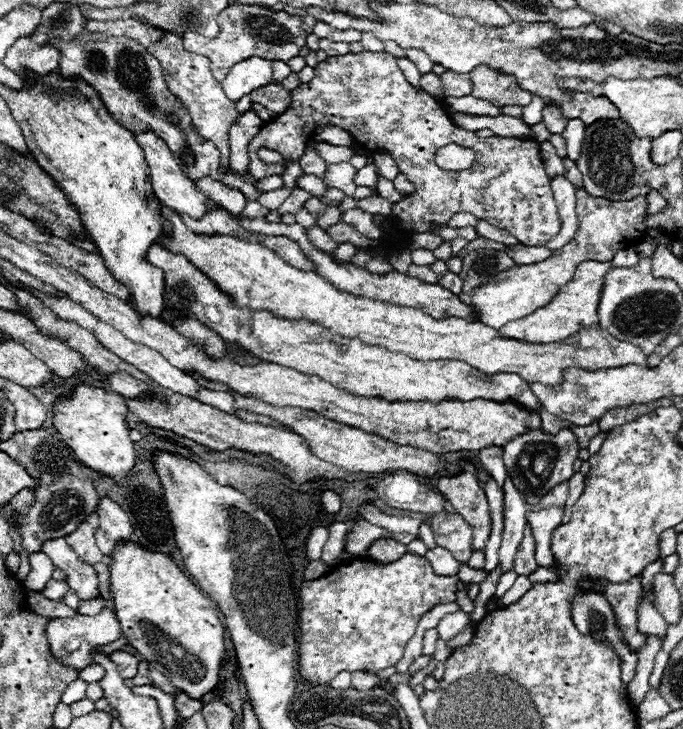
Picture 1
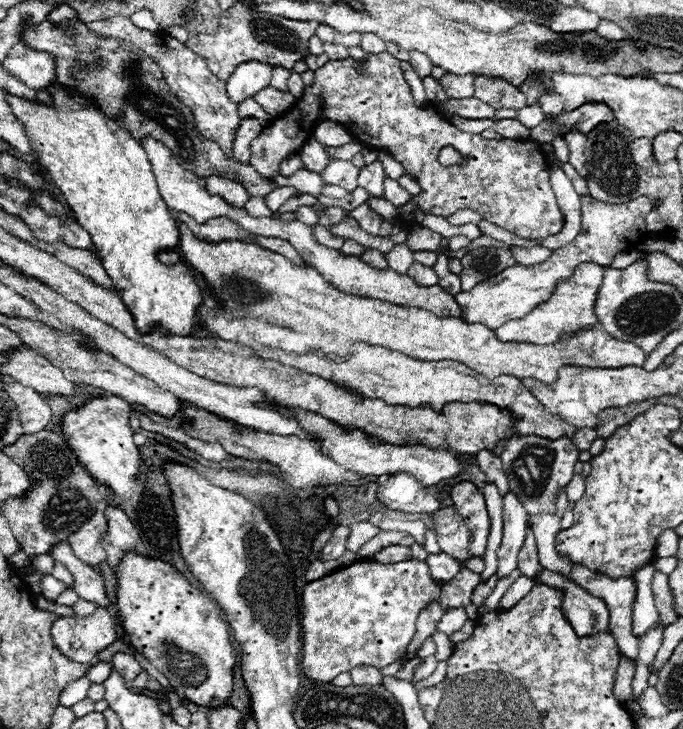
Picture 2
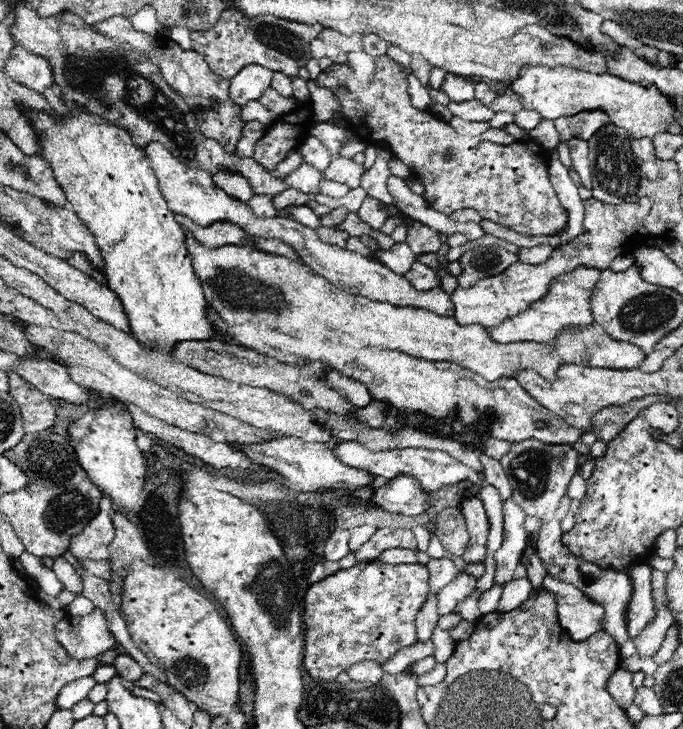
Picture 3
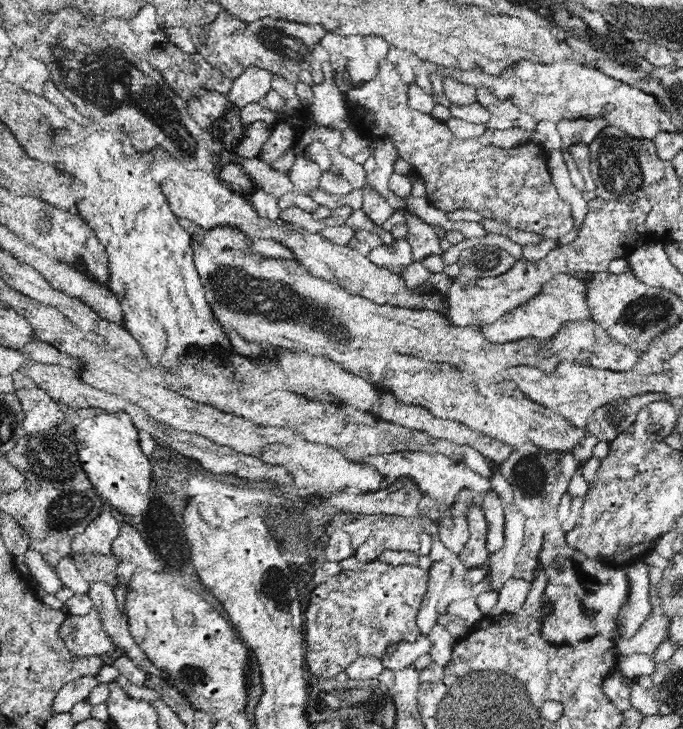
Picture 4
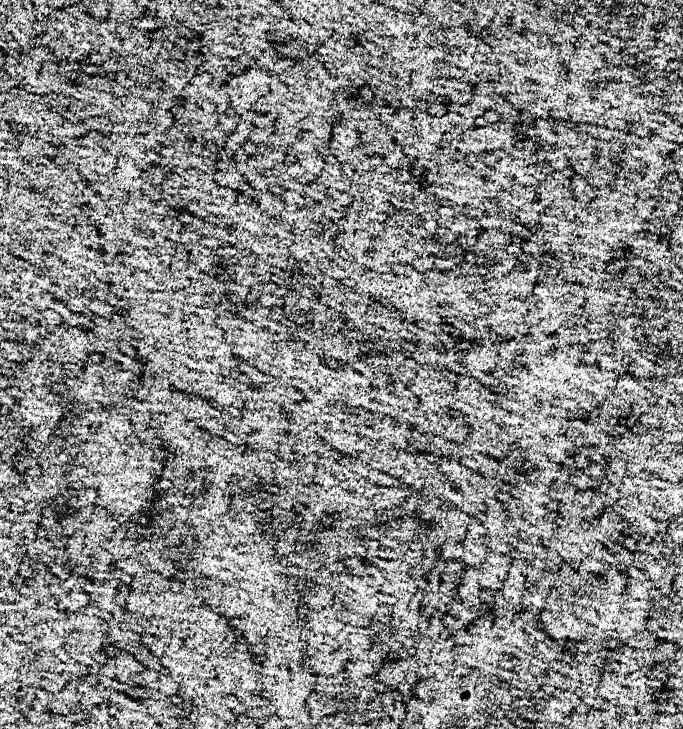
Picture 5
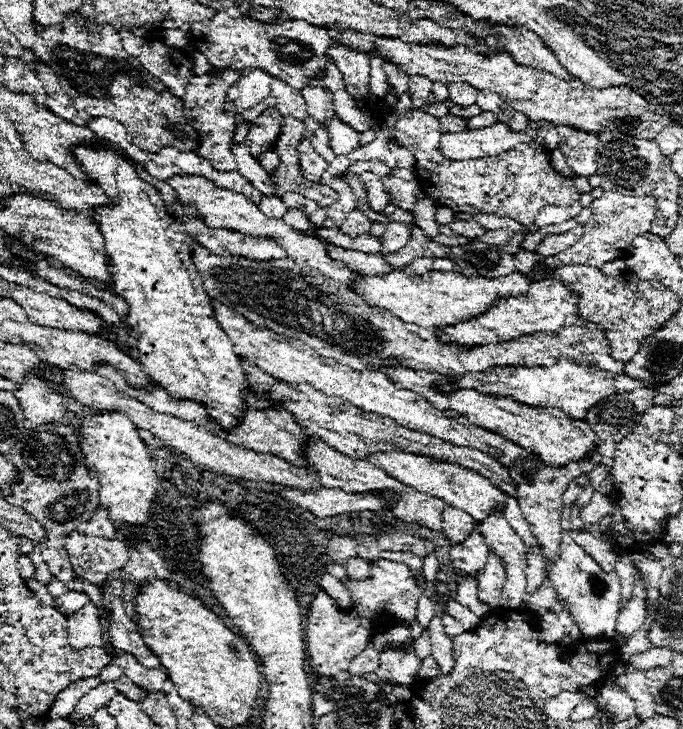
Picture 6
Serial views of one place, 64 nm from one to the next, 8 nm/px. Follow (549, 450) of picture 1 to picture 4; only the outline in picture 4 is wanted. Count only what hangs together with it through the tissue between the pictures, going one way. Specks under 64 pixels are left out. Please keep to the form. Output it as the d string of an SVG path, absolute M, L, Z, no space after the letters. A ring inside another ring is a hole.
M532 442L512 448L508 458L504 458L500 464L496 464L496 462L490 462L490 464L492 464L490 466L492 476L488 476L488 482L490 482L492 490L502 498L504 504L508 504L508 502L512 502L512 488L514 488L514 504L520 506L520 510L526 518L554 516L558 510L560 498L568 490L568 482L570 482L572 474L578 470L578 462L570 450L544 450L544 448L534 446Z

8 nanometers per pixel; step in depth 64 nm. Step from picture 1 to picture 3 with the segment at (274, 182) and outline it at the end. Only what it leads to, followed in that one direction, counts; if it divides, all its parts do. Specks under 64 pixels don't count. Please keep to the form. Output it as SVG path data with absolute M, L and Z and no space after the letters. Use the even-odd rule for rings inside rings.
M302 164L298 166L292 174L288 174L284 178L284 182L290 186L290 188L296 188L300 192L306 192L306 194L318 194L320 192L320 182L322 182L322 176L316 168L308 166L308 164Z

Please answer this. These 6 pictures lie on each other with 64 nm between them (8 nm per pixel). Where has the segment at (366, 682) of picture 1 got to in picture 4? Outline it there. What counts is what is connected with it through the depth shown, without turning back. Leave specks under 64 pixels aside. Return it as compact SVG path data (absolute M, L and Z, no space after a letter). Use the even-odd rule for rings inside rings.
M360 658L346 670L350 680L372 680L378 678L380 672L384 672L384 668L378 658Z

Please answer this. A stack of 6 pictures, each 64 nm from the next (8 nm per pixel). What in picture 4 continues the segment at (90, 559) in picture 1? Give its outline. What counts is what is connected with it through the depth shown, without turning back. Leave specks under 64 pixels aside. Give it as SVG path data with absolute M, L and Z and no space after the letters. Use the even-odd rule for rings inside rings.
M102 511L86 530L72 540L72 554L110 554L112 542L118 536L118 522L108 511Z

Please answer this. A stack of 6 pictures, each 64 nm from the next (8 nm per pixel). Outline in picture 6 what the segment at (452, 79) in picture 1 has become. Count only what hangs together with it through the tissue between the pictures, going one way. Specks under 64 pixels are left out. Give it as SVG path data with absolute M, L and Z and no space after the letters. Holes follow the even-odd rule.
M454 82L454 84L446 84L448 86L448 94L450 100L458 106L470 106L476 104L476 90L472 86L468 86L466 82Z

